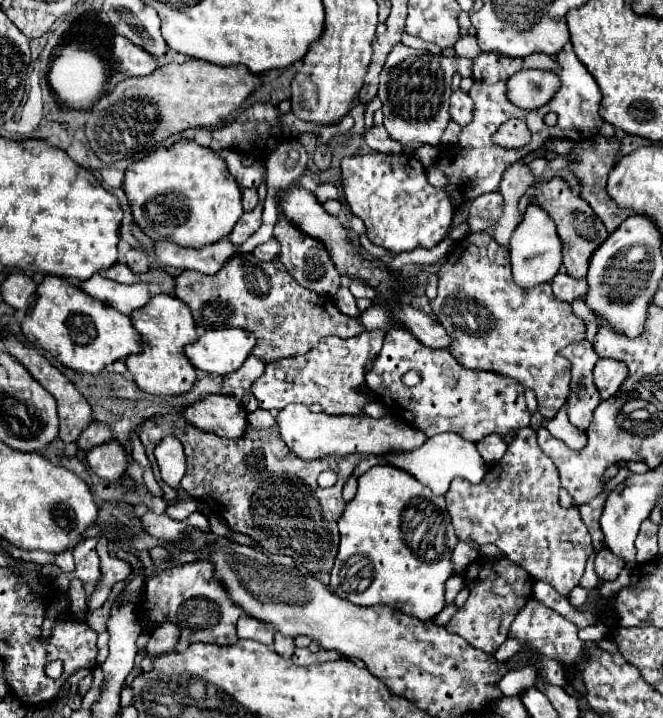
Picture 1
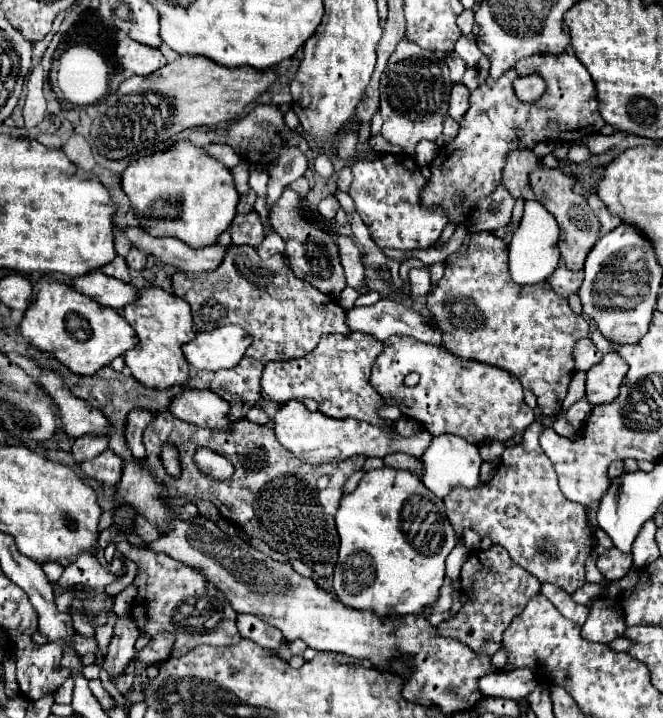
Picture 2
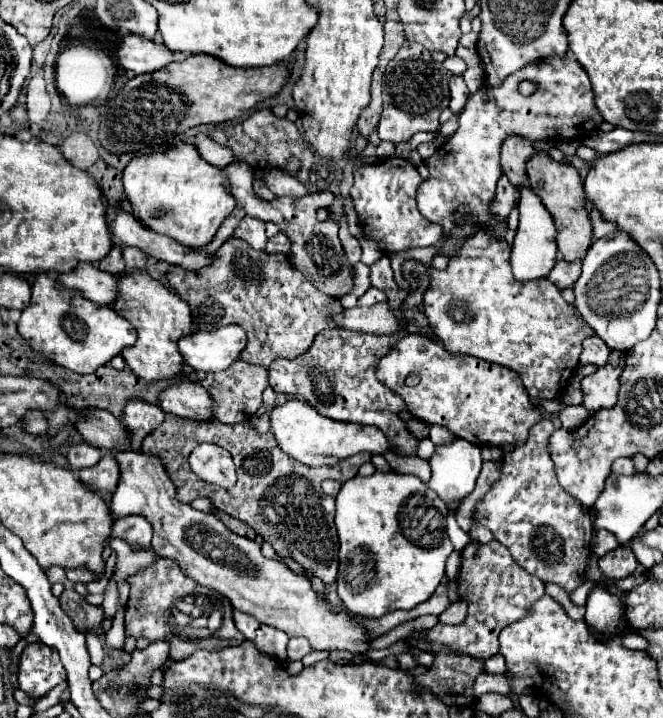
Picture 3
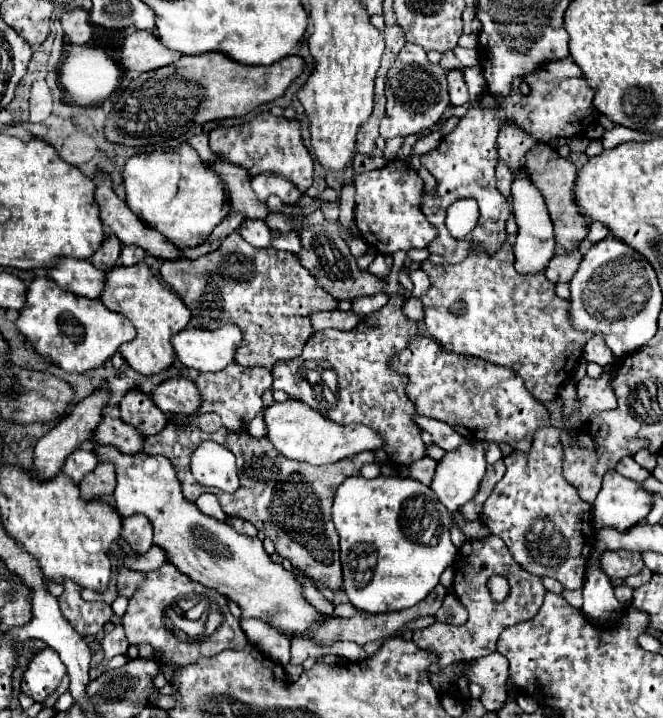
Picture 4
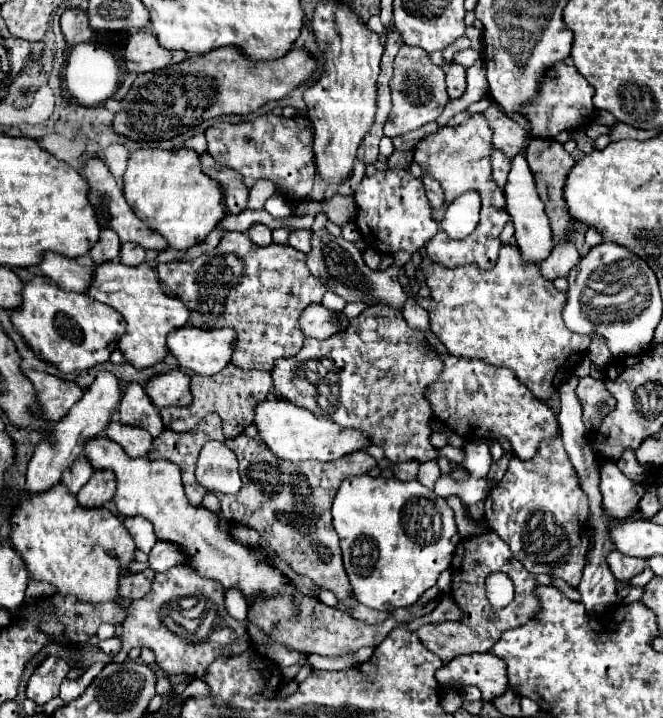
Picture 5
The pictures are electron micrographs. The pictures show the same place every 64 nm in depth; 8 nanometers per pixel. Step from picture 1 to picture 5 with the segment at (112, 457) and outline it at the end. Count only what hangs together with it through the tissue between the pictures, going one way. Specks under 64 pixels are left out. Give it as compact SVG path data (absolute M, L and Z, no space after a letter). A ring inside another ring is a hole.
M94 472L88 484L76 494L76 500L82 508L102 508L108 500L112 500L116 490L116 482L112 472Z

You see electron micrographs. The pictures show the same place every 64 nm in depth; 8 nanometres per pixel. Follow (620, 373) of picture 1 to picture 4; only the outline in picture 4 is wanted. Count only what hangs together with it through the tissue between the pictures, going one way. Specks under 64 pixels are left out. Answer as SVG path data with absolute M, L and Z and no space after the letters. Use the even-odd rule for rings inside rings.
M606 370L598 380L584 376L578 382L578 398L582 406L582 422L592 422L604 410L616 408L616 396L610 388L610 378L614 376L612 370Z

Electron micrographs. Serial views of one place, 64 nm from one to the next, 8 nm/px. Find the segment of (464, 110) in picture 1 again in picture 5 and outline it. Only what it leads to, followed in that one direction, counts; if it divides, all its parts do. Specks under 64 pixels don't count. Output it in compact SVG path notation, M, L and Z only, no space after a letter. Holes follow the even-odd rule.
M452 62L448 64L448 70L446 70L446 90L450 94L450 98L460 98L466 90L466 68Z

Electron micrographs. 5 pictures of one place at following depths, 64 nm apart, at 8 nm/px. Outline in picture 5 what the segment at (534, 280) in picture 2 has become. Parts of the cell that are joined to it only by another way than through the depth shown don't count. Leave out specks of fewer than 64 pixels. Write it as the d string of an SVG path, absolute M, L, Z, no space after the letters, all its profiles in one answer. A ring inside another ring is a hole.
M524 152L516 154L512 158L512 166L510 166L510 174L504 186L504 198L506 198L506 210L512 218L512 224L516 228L516 244L520 246L522 258L528 262L540 262L548 256L548 252L552 250L552 232L550 232L550 224L544 212L544 202L540 200L538 192L536 192L536 184L534 184L534 176L526 164L526 156Z

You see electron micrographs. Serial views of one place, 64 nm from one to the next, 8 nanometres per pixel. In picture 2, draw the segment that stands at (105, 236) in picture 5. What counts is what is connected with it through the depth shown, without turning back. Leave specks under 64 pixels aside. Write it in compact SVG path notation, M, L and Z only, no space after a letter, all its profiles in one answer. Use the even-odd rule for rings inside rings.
M116 256L112 262L104 264L100 270L102 270L104 274L108 274L108 276L114 276L114 278L122 280L122 282L130 282L128 266L126 266L126 262L124 262L124 258L122 258L122 256Z

